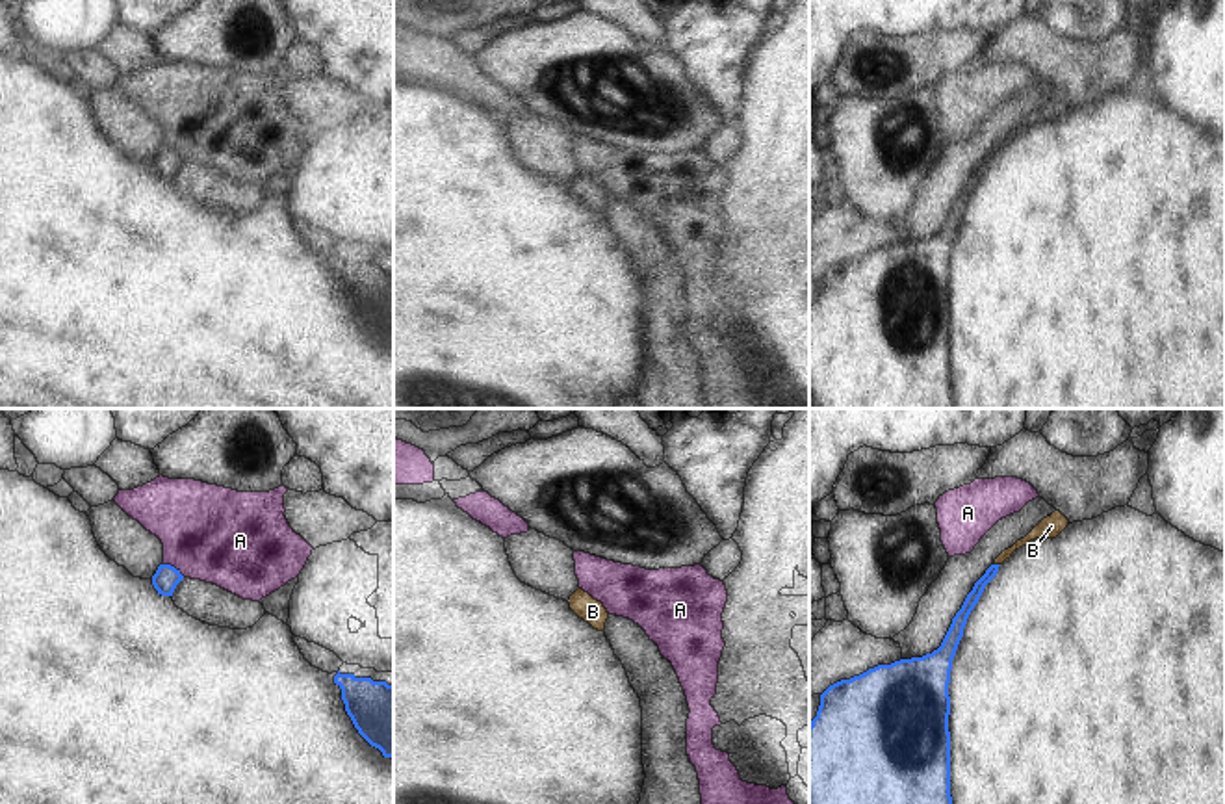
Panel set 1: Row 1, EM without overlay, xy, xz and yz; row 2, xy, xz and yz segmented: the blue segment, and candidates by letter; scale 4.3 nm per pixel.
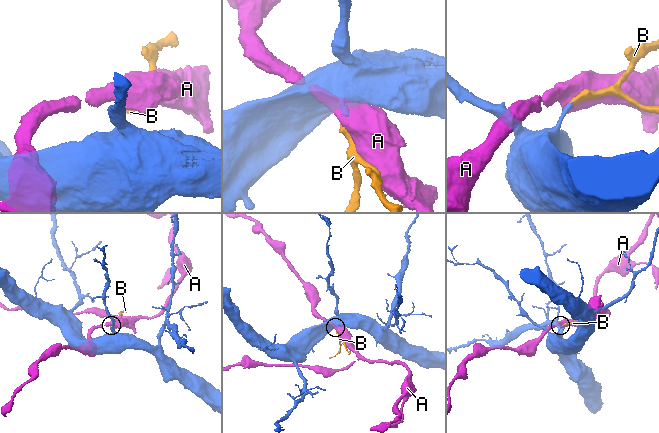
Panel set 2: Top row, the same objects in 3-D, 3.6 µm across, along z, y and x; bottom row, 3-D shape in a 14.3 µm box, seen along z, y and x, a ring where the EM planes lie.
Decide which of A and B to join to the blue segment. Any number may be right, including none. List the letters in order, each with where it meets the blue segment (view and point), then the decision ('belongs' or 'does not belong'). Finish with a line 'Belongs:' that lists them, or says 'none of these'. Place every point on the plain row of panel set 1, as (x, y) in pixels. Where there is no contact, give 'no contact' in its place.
A: meets blue in xy at (175, 153); does not belong
B: meets blue in yz at (997, 149); belongs
Belongs: B

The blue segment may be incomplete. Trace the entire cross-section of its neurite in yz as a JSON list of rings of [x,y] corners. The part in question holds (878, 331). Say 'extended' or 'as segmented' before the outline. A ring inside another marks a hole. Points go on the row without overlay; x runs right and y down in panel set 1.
extended; [[[1054,95],[1004,134],[974,167],[937,234],[878,249],[820,279],[809,308],[809,397],[813,408],[956,408],[950,381],[950,254],[963,212],[986,169],[1012,137],[1036,123],[1056,123],[1069,104]]]

